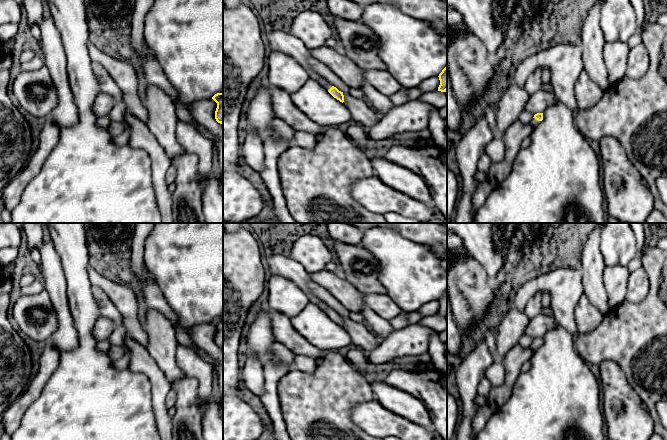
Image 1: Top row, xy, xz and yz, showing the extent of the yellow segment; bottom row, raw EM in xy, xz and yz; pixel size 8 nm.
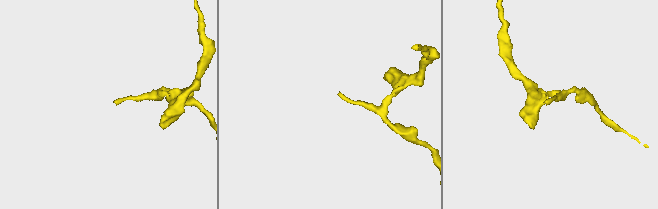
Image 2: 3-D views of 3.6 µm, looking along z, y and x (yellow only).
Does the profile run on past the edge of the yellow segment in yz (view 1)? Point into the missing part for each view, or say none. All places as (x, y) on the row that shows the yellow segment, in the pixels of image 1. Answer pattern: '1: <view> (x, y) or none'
1: yz (533, 122)

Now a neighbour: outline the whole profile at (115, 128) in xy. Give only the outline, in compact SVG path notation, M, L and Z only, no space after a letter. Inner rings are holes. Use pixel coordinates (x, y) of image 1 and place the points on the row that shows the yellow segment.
M111 122L107 127L109 133L112 136L118 136L125 130L125 124L123 122Z

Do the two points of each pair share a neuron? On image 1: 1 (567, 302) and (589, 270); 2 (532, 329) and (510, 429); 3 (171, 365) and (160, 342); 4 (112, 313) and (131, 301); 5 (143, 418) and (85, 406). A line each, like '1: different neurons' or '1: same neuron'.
1: different neurons
2: different neurons
3: same neuron
4: different neurons
5: same neuron

